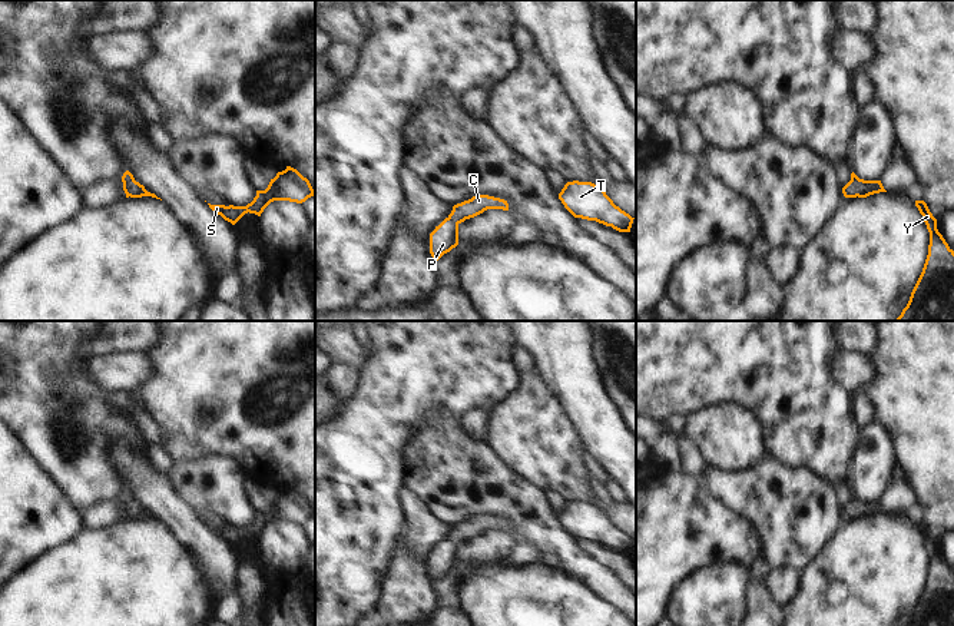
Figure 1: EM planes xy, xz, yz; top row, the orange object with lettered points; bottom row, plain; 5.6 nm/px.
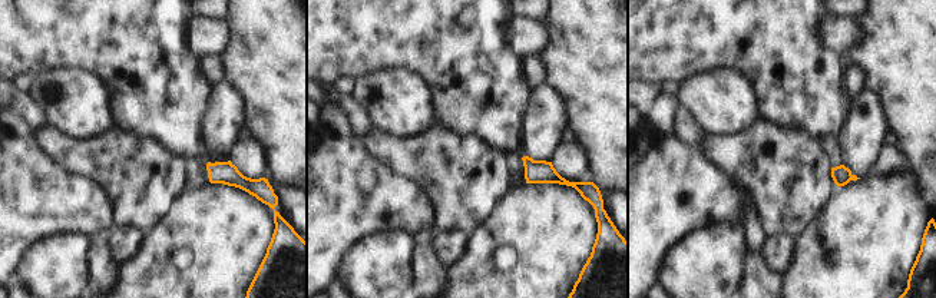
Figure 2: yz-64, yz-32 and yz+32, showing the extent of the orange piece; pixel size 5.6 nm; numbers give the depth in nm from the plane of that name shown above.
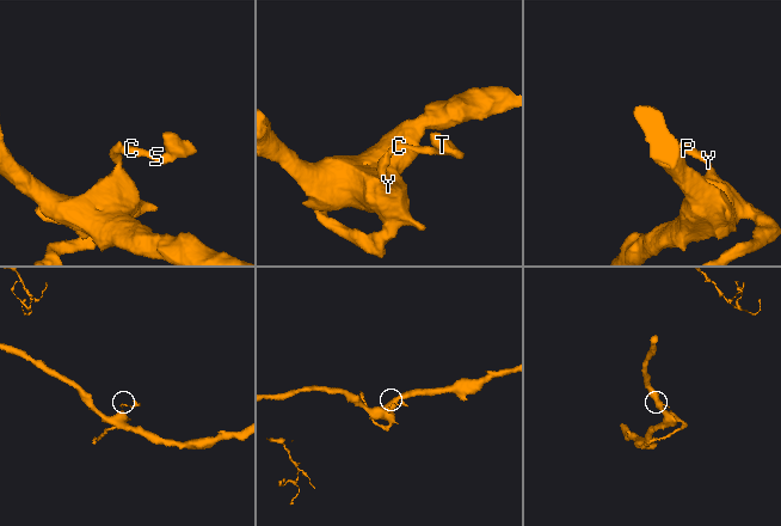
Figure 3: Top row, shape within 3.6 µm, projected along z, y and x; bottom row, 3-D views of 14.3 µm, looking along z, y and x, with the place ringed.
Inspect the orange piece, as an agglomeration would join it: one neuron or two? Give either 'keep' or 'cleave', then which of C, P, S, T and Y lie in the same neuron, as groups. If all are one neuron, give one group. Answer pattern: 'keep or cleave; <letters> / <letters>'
keep; C P S T Y

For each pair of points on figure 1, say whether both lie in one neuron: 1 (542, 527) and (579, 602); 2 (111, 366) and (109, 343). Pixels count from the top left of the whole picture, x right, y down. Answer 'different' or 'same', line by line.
1: different
2: different

